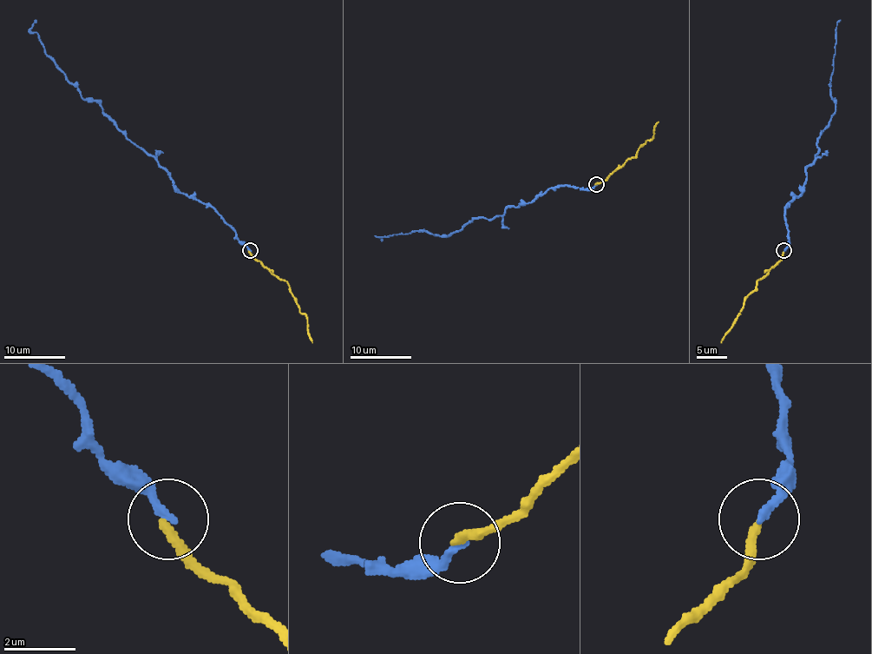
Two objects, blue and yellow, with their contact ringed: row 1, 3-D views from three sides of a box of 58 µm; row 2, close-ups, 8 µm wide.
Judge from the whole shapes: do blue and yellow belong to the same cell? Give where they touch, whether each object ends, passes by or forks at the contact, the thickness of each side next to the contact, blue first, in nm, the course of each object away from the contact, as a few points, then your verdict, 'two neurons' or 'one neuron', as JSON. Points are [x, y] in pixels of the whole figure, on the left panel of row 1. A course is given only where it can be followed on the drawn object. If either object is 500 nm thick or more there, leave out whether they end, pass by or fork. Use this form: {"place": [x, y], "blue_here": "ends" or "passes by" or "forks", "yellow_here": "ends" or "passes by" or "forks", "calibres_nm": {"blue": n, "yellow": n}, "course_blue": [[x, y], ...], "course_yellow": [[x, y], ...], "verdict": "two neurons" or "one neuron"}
{"place": [250, 250], "blue_here": "ends", "yellow_here": "ends", "calibres_nm": {"blue": 220, "yellow": 240}, "course_blue": [[250, 251], [215, 211], [180, 191], [155, 159], [128, 138], [102, 108], [86, 100], [30, 29], [36, 19]], "course_yellow": [[250, 251], [288, 284], [298, 310], [306, 318], [308, 336], [312, 342]], "verdict": "one neuron"}

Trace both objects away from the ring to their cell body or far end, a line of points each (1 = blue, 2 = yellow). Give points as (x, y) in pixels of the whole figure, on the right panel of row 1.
1: (784, 251), (784, 211), (803, 191), (805, 168), (817, 153), (816, 138), (835, 108), (830, 80), (841, 19)
2: (784, 251), (783, 257), (758, 280), (720, 342)

